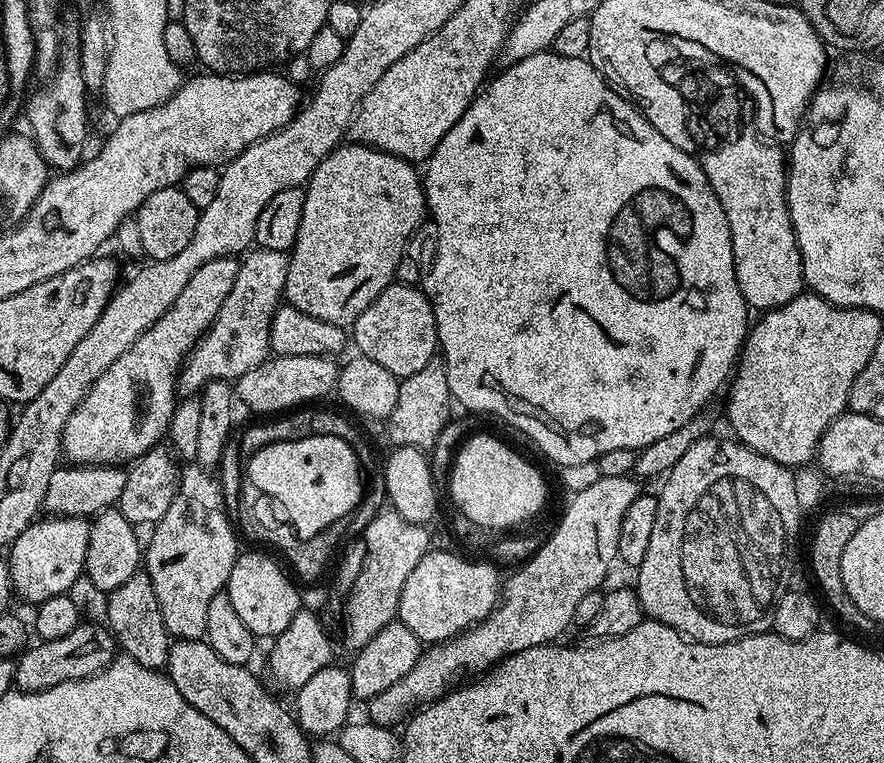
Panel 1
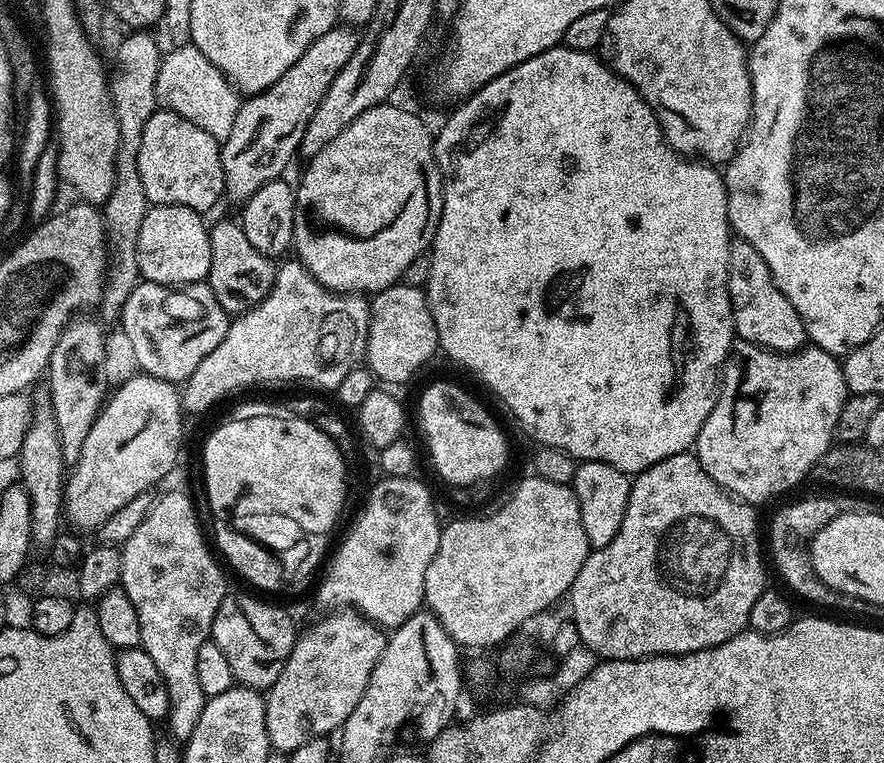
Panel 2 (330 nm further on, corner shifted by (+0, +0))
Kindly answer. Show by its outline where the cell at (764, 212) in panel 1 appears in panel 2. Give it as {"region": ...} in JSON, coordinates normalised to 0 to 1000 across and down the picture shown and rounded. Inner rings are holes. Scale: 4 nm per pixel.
{"region":[[[836,312],[828,315],[824,345],[824,389],[828,397],[828,427],[837,446],[868,456],[870,461],[903,461],[911,455],[910,423],[903,417],[903,406],[894,401],[894,391],[880,380],[871,359],[871,349],[862,333]]]}

